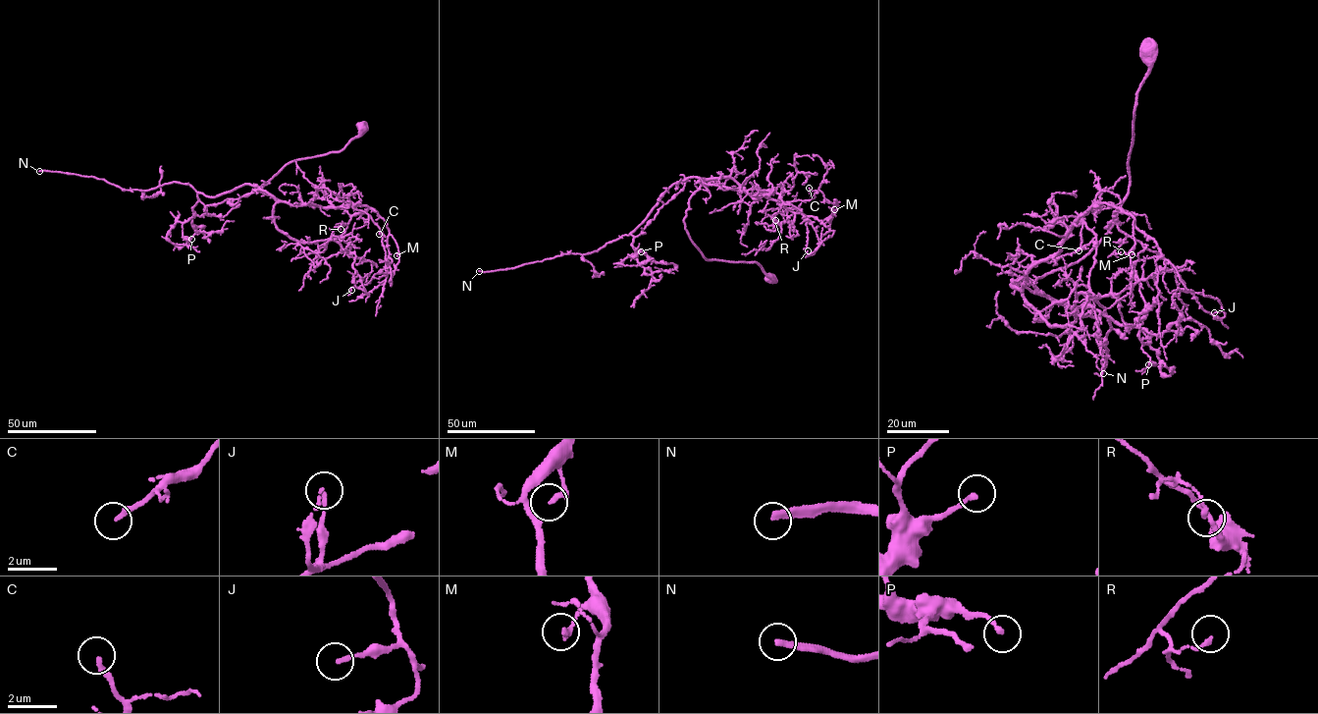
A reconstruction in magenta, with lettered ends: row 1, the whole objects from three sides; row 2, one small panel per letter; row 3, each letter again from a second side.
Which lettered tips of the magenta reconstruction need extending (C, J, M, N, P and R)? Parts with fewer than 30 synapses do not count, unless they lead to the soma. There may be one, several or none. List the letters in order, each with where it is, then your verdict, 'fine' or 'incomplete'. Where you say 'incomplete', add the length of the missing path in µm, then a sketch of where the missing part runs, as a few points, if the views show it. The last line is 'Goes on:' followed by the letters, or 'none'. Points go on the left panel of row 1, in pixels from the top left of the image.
C: place (379, 234); incomplete; missing 20 µm
J: place (351, 290); fine
M: place (396, 255); fine
N: place (39, 171); incomplete; missing 130 µm
P: place (191, 239); fine
R: place (341, 229); fine
Goes on: C, N

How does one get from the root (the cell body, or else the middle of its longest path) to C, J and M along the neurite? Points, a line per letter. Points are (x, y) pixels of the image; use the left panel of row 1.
C: (360, 128), (341, 151), (289, 162), (256, 190), (293, 204), (352, 206), (365, 212), (379, 234)
J: (360, 128), (341, 151), (289, 162), (256, 190), (293, 204), (377, 211), (389, 230), (388, 259), (351, 290)
M: (360, 128), (360, 134), (341, 151), (289, 162), (256, 190), (293, 204), (374, 208), (396, 245), (396, 255)

